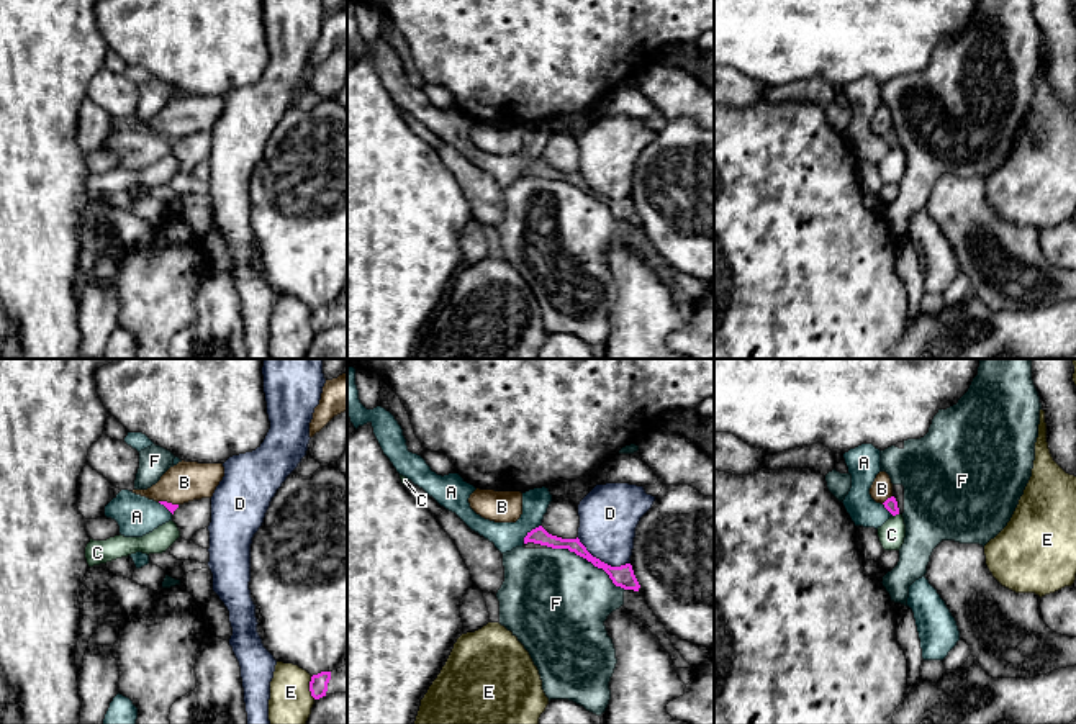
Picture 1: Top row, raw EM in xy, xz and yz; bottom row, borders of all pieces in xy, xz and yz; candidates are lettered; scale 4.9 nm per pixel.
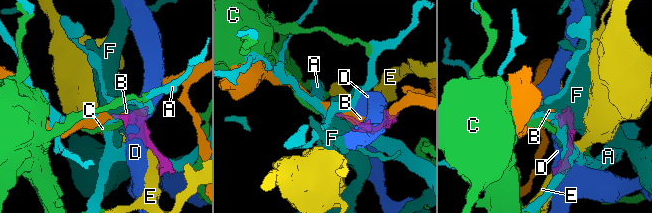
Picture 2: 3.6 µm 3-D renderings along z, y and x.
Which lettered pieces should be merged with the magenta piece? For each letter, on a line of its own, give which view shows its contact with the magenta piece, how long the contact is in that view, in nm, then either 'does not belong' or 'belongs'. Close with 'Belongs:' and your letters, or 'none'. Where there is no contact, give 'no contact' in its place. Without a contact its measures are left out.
A: meets magenta in xz; contact 130 nm long; does not belong
B: meets magenta in yz; contact 70 nm long; does not belong
C: meets magenta in yz; contact 40 nm long; does not belong
D: meets magenta in xz; contact 300 nm long; does not belong
E: meets magenta in xy; contact 110 nm long; does not belong
F: meets magenta in xz; contact 440 nm long; does not belong
Belongs: none

